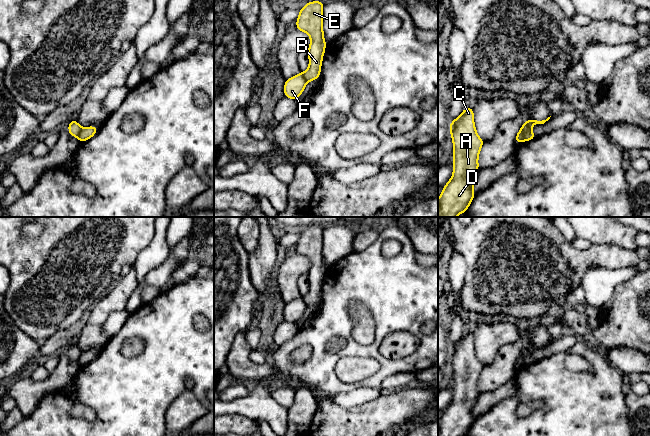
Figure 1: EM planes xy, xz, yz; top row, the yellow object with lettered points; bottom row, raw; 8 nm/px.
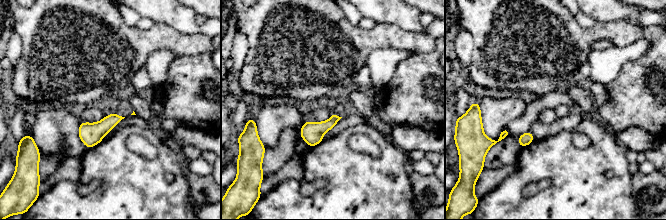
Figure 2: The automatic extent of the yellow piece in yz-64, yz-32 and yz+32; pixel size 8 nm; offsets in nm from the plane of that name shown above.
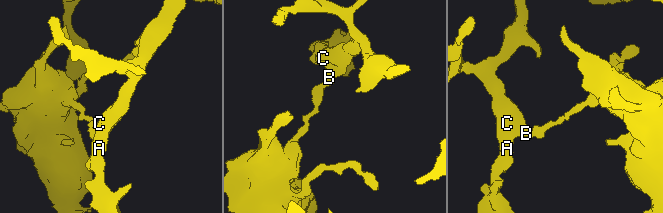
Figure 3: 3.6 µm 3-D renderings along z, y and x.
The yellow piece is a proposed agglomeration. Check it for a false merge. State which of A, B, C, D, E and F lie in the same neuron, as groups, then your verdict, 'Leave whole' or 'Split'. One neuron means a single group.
Groups: A B C D E / F. Split

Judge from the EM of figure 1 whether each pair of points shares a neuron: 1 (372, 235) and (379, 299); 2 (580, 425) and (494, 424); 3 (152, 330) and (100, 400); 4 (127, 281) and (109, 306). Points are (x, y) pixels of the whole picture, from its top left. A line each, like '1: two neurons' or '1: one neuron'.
1: two neurons
2: one neuron
3: one neuron
4: one neuron

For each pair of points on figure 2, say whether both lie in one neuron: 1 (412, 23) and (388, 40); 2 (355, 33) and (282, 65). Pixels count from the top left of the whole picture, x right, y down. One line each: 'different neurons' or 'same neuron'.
1: different neurons
2: same neuron

